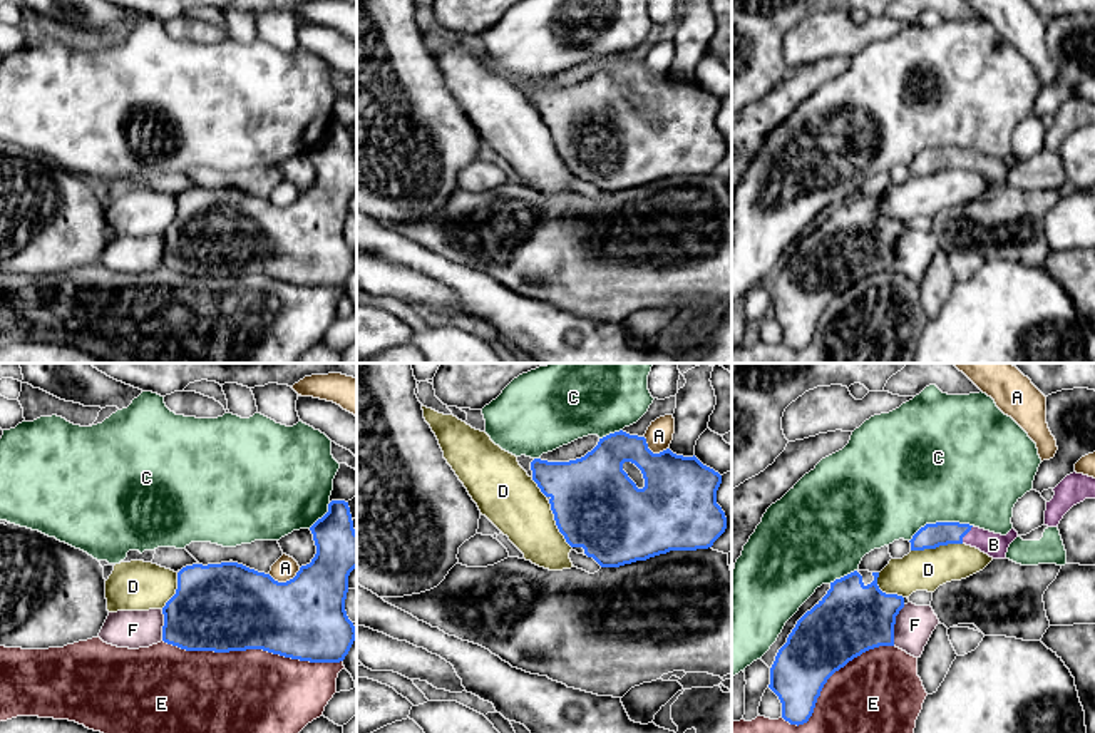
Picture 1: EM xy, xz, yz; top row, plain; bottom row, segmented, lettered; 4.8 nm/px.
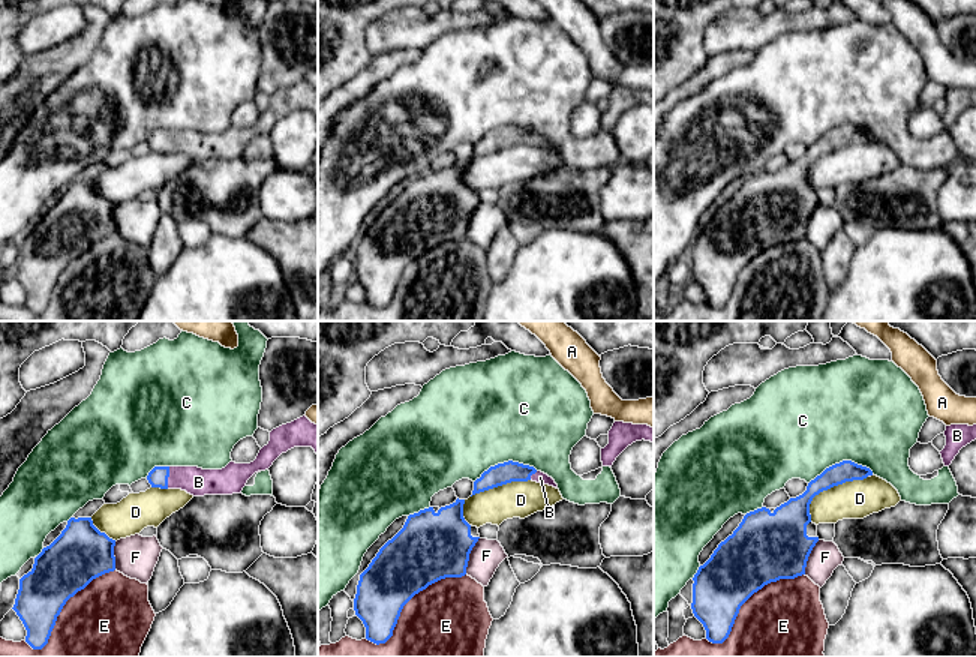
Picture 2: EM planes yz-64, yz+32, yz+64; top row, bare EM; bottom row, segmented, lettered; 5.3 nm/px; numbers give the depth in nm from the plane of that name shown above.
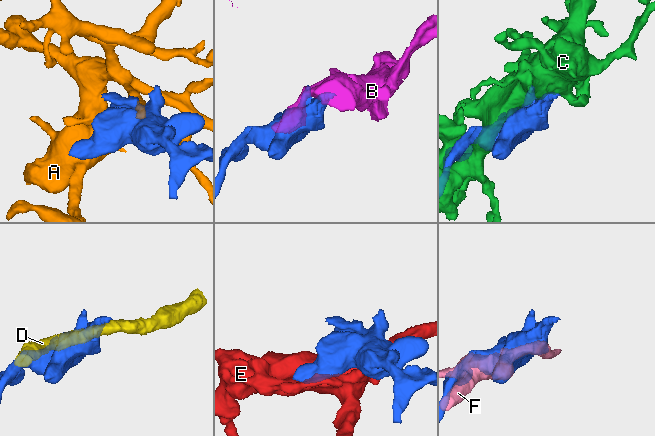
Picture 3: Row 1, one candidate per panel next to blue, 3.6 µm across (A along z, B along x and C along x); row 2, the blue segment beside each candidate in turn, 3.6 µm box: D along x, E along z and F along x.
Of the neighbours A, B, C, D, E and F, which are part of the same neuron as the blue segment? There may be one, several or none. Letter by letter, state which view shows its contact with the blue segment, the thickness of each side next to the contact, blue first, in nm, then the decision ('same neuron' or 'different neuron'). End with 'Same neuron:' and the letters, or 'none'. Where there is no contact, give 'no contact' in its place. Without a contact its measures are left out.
A: meets blue in xy; 400 nm thick on the blue side, 110 nm on the other; different neuron
B: meets blue in yz; 120 nm thick on the blue side, 110 nm on the other; same neuron
C: meets blue in yz; 120 nm thick on the blue side, 500 nm on the other; different neuron
D: meets blue in yz; 120 nm thick on the blue side, 200 nm on the other; different neuron
E: meets blue in xy; 420 nm thick on the blue side, 480 nm on the other; different neuron
F: meets blue in yz; 340 nm thick on the blue side, 190 nm on the other; different neuron
Same neuron: B

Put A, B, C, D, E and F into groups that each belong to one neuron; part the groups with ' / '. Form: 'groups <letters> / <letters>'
groups A / B / C / D / E / F

